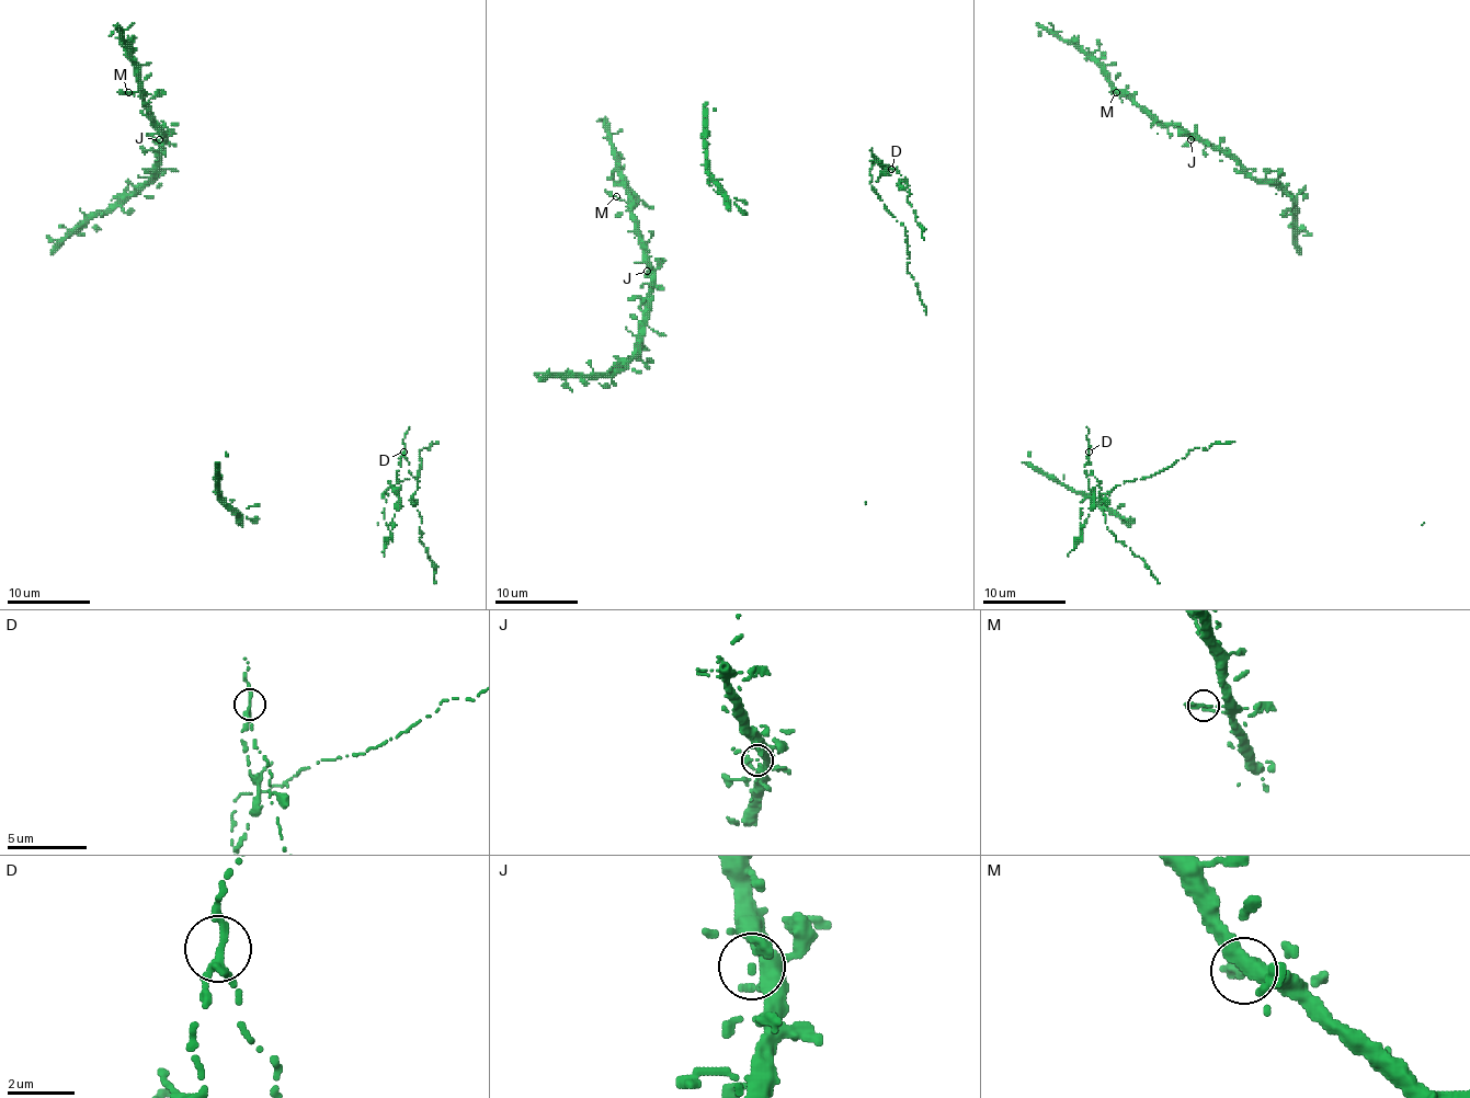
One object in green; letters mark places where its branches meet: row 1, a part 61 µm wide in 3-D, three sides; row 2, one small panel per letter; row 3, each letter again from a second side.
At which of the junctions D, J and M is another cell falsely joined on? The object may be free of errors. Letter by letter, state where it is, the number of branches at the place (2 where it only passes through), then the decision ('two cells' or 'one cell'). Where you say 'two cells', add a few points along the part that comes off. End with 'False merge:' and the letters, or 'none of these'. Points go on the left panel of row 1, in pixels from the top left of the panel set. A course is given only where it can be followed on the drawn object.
D: at (403, 452); 3 branches meet; two cells; foreign part runs (402, 452), (398, 504), (388, 525), (382, 493), (398, 481), (418, 477), (419, 449), (430, 449), (439, 442)
J: at (159, 139); 3 branches meet; one cell
M: at (128, 92); 2 branches meet; one cell
False merge: D

